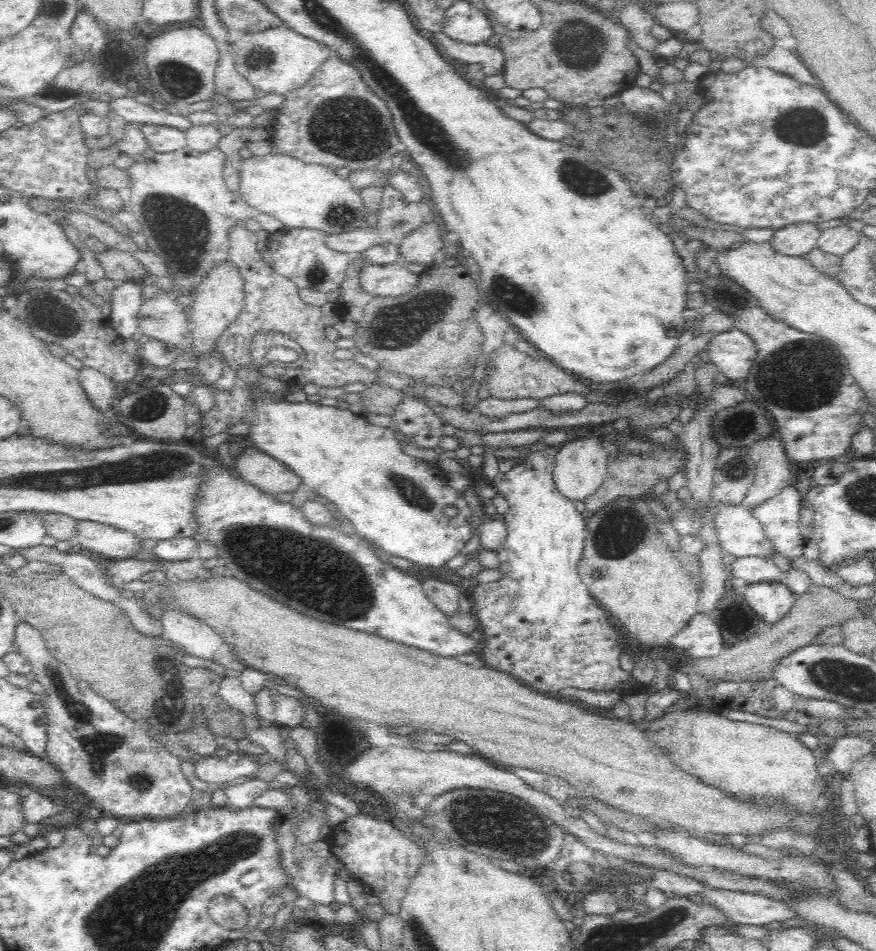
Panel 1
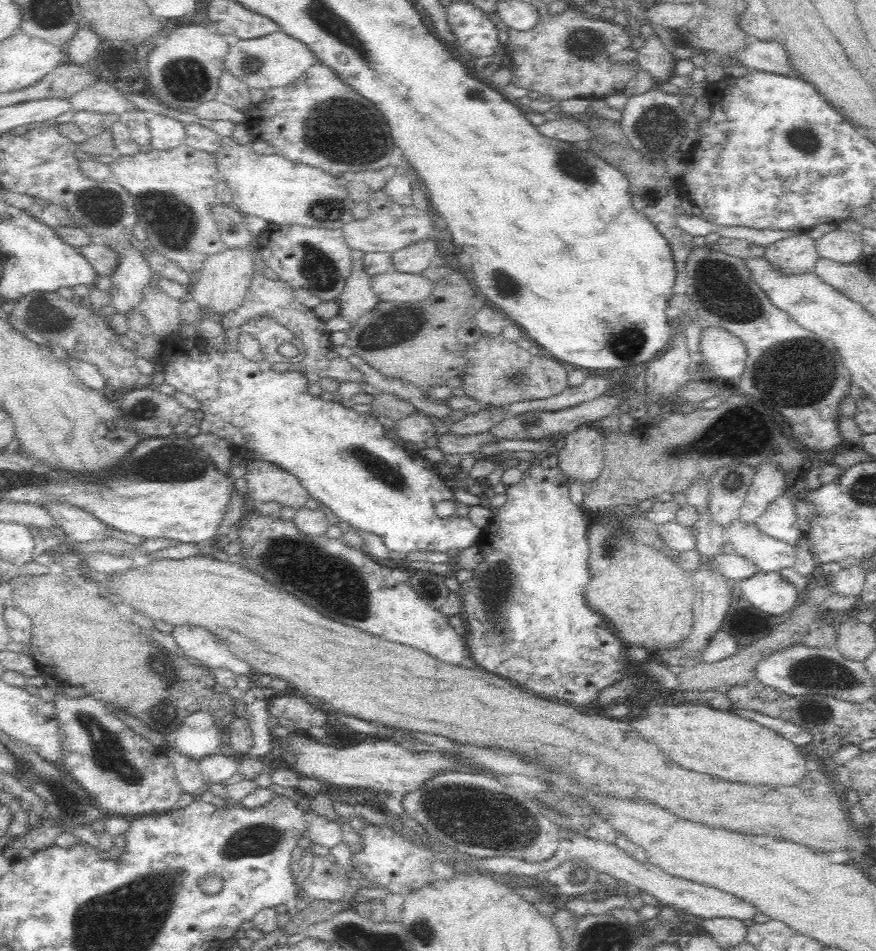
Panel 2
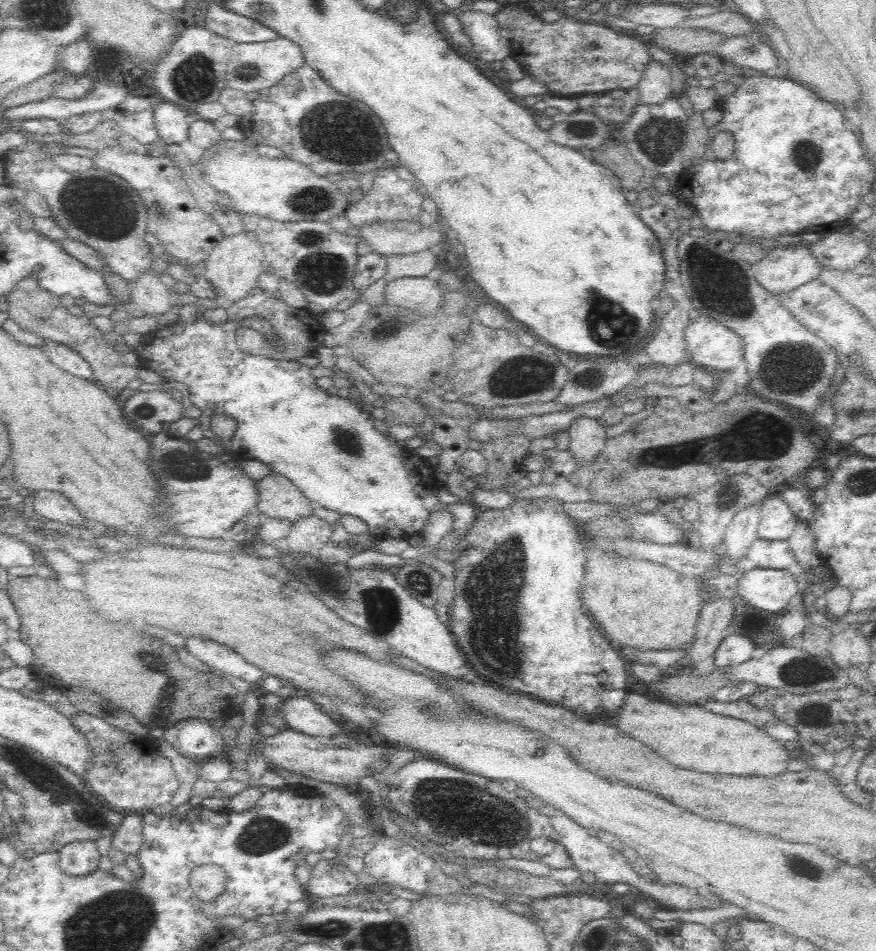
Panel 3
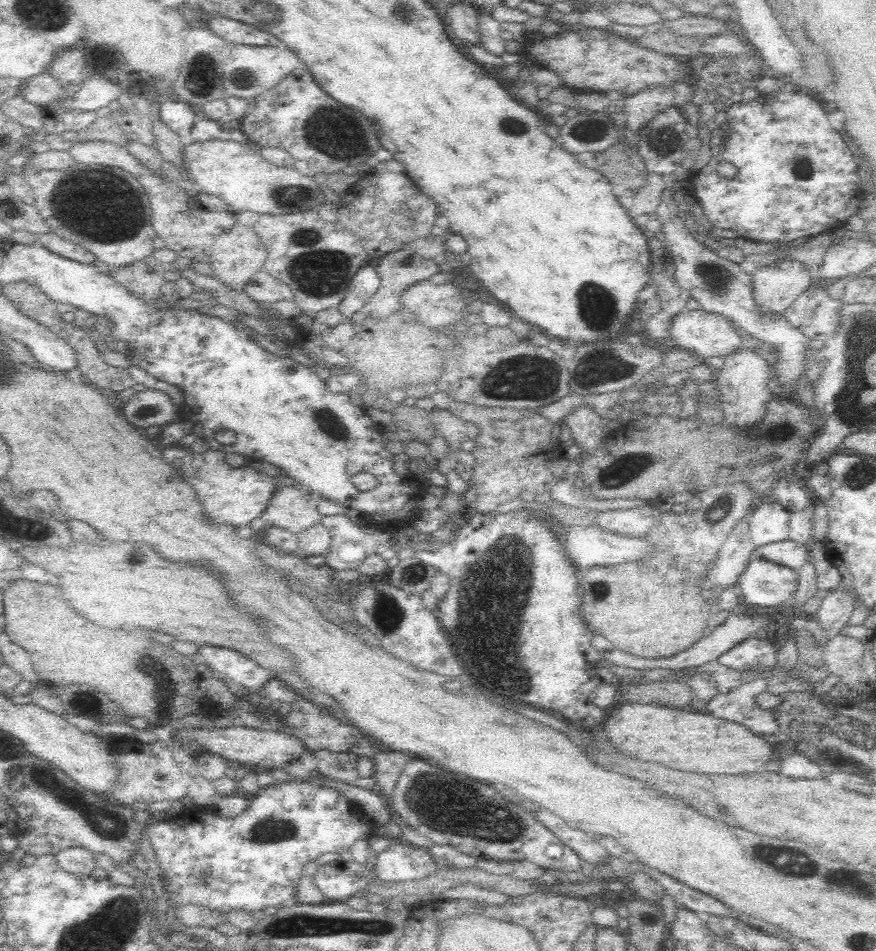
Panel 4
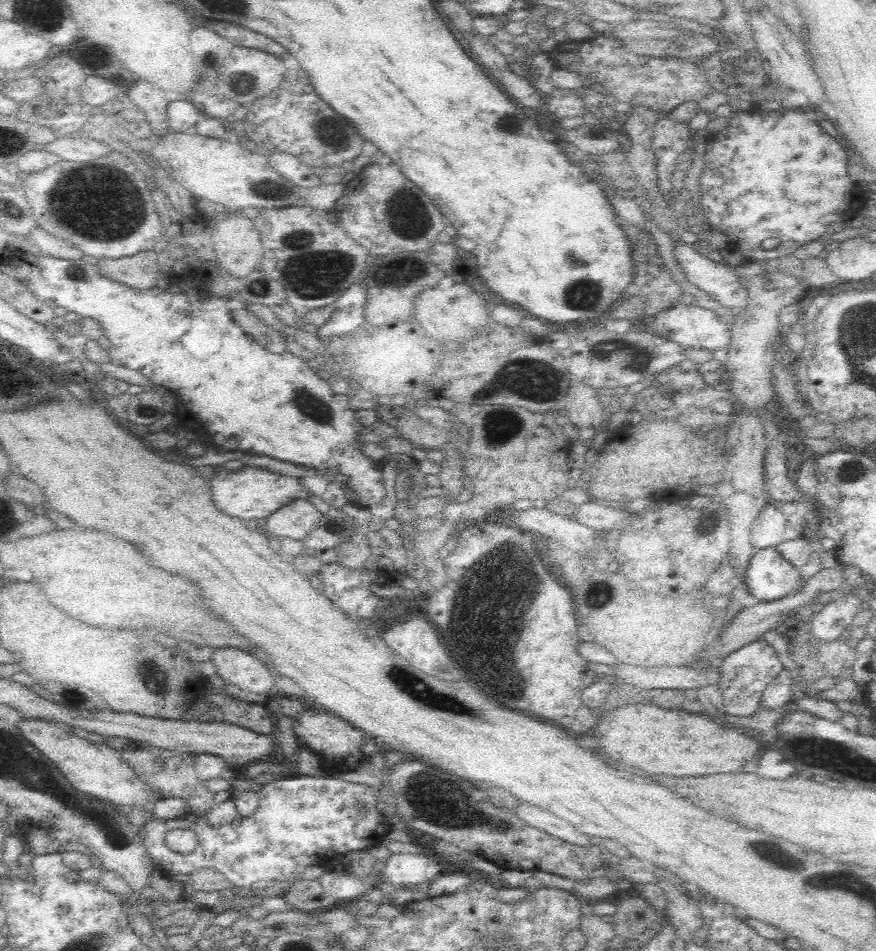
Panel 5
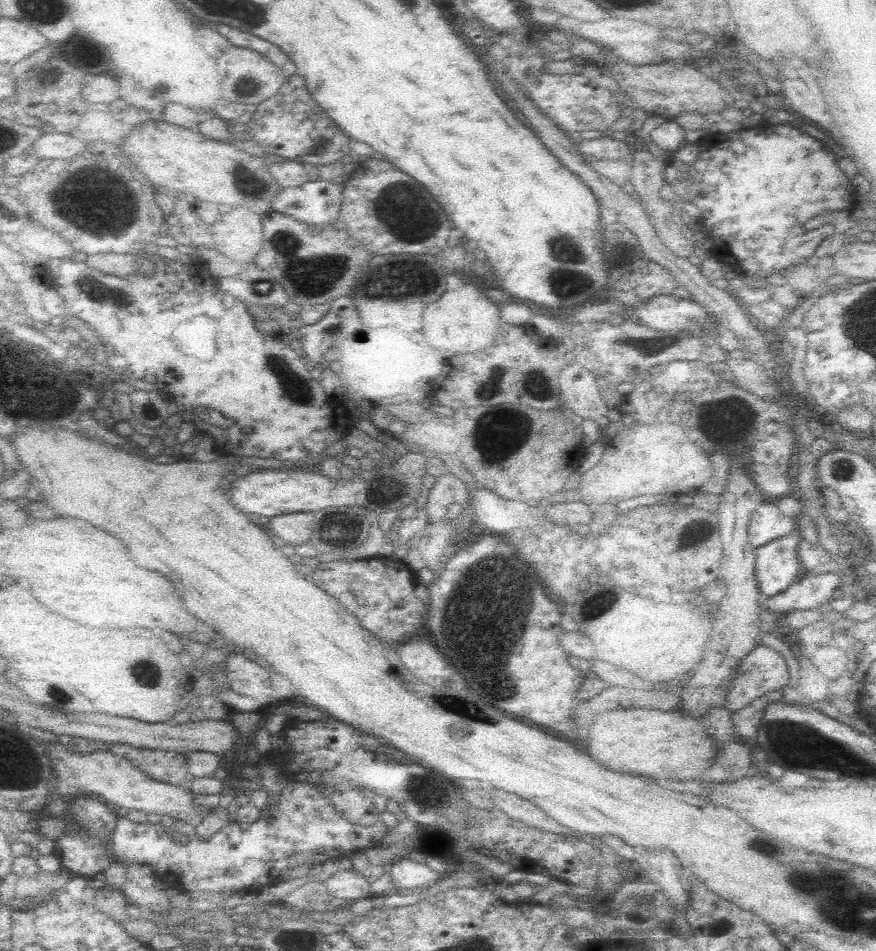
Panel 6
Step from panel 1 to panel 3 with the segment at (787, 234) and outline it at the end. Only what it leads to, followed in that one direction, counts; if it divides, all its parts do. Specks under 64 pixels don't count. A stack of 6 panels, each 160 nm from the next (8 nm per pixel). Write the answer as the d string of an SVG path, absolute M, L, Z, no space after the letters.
M804 247L770 249L755 267L756 281L777 298L819 277L821 266L817 258Z

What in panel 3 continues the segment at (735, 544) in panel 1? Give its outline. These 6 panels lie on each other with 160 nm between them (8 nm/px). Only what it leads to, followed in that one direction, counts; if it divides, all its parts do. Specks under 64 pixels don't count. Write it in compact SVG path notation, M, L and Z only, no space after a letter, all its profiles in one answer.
M756 539L746 556L760 567L787 570L796 564L796 557L787 540L769 541Z

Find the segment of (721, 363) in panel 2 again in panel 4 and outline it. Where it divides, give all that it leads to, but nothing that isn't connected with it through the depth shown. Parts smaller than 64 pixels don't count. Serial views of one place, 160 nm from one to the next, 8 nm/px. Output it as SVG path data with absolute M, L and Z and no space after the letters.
M686 306L680 312L673 314L668 324L668 344L669 346L679 346L701 356L725 357L732 354L738 346L742 345L740 332L733 326L732 322L722 316L708 312L702 308L689 310Z

